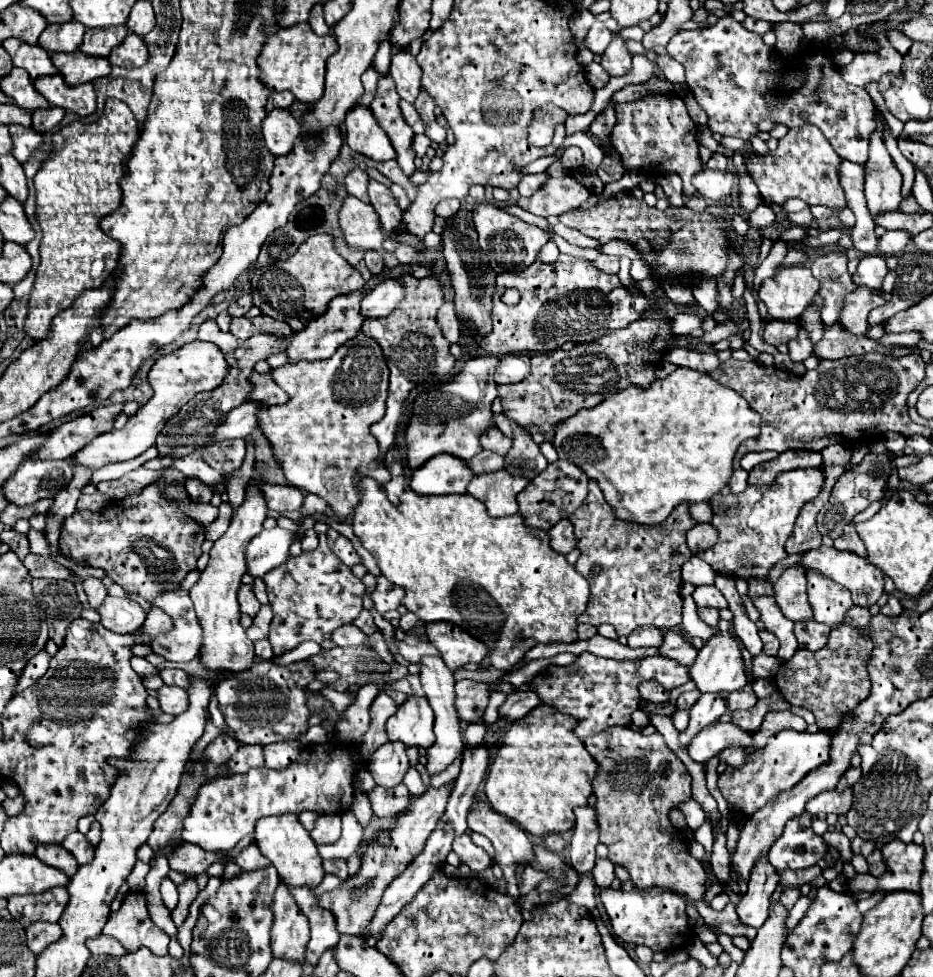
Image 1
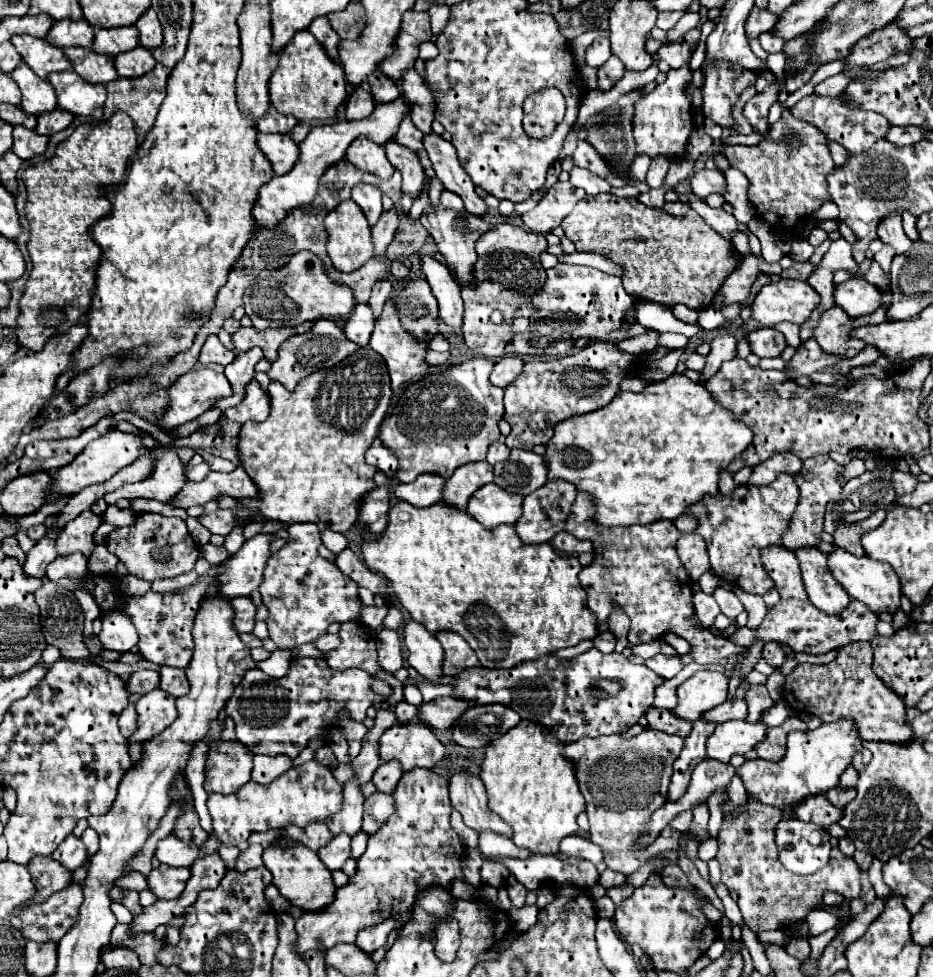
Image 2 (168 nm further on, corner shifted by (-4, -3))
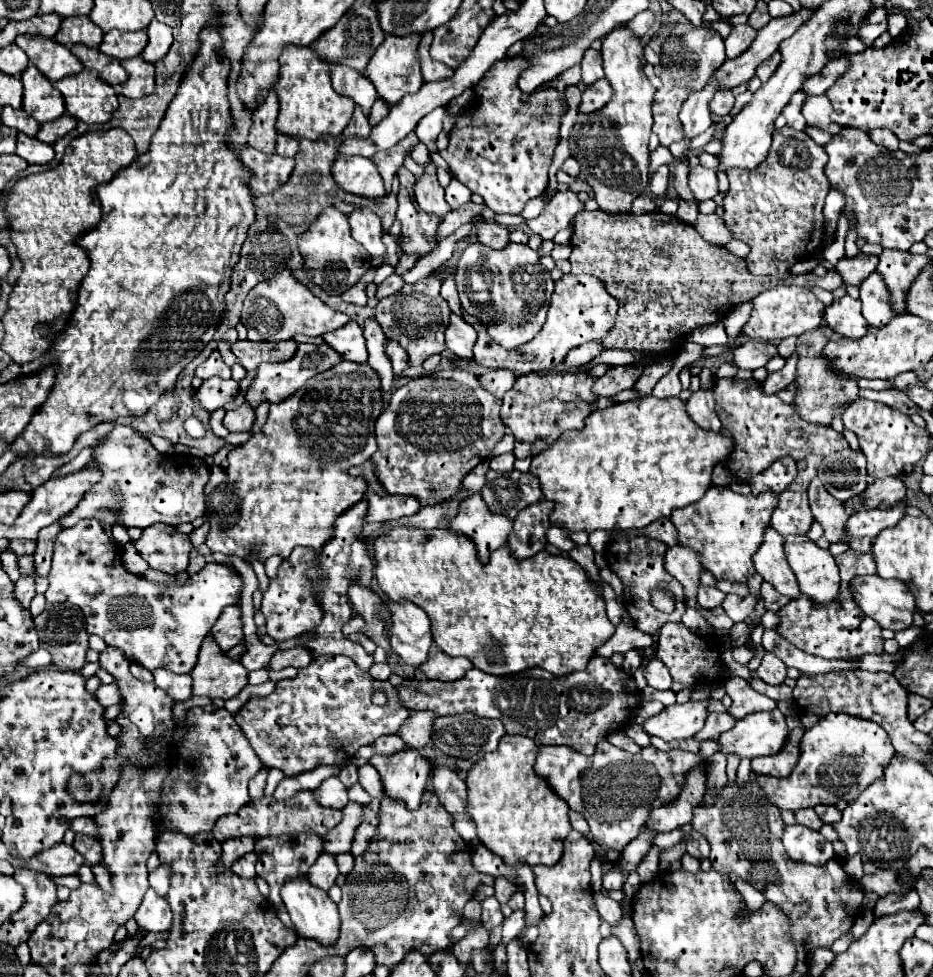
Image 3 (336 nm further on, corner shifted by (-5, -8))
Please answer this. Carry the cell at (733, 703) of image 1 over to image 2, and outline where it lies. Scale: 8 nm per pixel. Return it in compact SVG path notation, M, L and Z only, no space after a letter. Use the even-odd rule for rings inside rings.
M736 699L736 701L726 701L706 711L704 719L714 721L714 723L726 723L732 719L746 719L746 713L748 713L748 703L744 699Z

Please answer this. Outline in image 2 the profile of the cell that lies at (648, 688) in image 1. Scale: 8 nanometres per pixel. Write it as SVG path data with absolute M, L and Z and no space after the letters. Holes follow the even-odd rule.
M648 707L646 709L646 719L648 719L648 727L664 731L664 733L676 733L680 737L686 737L686 733L690 733L692 723L674 715L670 709L658 709L658 707Z

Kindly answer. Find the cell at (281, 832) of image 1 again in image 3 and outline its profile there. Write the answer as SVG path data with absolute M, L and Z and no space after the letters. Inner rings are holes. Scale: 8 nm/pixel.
M305 876L303 878L291 878L291 882L285 882L283 890L281 890L281 898L283 898L283 904L291 916L293 928L295 928L299 938L315 940L321 946L333 946L337 942L339 926L341 926L337 904L321 890L315 890L315 886L311 886Z

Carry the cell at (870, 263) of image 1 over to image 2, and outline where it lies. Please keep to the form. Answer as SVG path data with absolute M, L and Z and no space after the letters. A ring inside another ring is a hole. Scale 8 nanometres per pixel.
M852 277L834 289L834 301L852 317L870 315L878 309L882 293L876 285L868 283L862 277Z

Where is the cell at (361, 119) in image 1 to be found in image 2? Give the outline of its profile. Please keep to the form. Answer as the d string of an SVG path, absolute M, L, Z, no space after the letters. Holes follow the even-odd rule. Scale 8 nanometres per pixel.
M358 137L352 141L346 153L346 161L354 163L362 171L370 171L380 177L390 177L394 173L394 167L390 165L384 147L376 145L374 141L366 137Z

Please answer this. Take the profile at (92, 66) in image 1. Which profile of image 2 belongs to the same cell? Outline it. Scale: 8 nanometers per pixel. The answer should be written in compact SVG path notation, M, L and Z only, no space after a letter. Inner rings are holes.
M78 47L64 49L64 55L74 65L74 73L78 73L88 83L106 85L118 77L114 69L114 57L106 57L90 49L78 49Z

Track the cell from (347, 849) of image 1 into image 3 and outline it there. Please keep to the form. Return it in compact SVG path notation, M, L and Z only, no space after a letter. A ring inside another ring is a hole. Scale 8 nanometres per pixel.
M321 854L317 858L317 862L311 866L307 878L309 882L315 886L315 888L321 888L321 890L329 890L333 884L335 884L335 878L339 876L339 870L337 870L337 864L335 864L335 858L329 856L329 854Z

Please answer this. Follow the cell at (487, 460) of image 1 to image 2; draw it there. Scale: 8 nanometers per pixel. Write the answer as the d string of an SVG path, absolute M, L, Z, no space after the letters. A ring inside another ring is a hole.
M488 461L462 465L448 479L446 493L444 493L442 501L446 501L448 505L458 505L458 509L466 509L466 503L472 497L472 493L492 481L494 481L494 469Z

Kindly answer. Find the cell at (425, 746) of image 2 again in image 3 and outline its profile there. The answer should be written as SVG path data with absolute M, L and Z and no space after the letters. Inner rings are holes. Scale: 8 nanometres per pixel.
M403 750L393 756L373 756L369 764L379 772L383 792L391 800L401 800L407 810L417 810L425 784L431 774L431 764L417 750Z

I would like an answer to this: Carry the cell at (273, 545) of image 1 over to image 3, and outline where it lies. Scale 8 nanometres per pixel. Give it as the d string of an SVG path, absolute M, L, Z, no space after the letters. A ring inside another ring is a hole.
M81 520L79 524L65 528L55 538L53 568L49 572L49 588L45 590L47 604L71 602L85 614L87 634L95 634L105 640L107 646L121 648L131 662L145 666L147 670L165 668L175 674L189 674L197 662L197 654L203 638L217 622L225 606L237 604L241 598L241 578L223 564L207 564L201 572L189 576L185 584L155 584L145 576L137 576L125 570L117 544L105 534L103 526L93 520Z

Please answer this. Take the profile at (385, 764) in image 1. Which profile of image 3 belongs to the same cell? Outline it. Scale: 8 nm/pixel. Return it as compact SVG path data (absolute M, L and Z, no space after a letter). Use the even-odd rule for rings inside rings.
M363 764L359 768L359 784L367 790L367 794L371 798L377 798L377 800L383 798L383 788L381 788L381 782L379 782L379 774L375 774L373 766Z

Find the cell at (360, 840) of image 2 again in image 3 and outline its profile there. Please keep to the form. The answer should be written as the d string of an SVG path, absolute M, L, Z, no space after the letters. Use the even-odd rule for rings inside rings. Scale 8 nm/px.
M339 854L339 856L335 856L335 862L337 862L337 868L341 874L349 874L353 870L355 858L351 854Z

